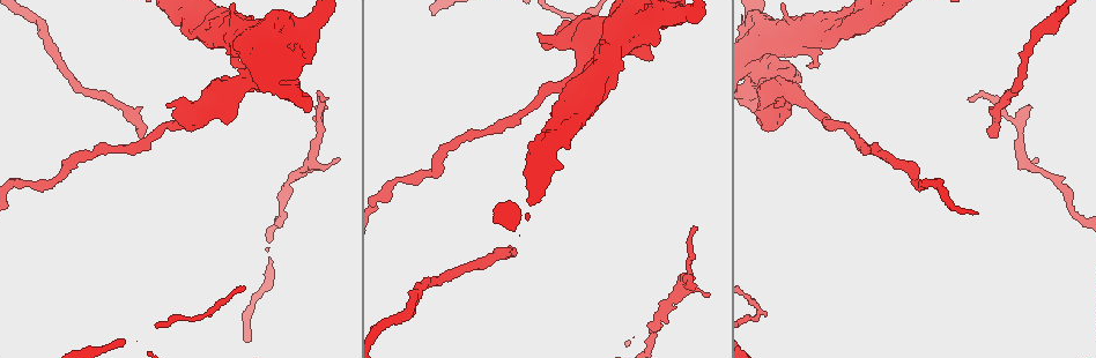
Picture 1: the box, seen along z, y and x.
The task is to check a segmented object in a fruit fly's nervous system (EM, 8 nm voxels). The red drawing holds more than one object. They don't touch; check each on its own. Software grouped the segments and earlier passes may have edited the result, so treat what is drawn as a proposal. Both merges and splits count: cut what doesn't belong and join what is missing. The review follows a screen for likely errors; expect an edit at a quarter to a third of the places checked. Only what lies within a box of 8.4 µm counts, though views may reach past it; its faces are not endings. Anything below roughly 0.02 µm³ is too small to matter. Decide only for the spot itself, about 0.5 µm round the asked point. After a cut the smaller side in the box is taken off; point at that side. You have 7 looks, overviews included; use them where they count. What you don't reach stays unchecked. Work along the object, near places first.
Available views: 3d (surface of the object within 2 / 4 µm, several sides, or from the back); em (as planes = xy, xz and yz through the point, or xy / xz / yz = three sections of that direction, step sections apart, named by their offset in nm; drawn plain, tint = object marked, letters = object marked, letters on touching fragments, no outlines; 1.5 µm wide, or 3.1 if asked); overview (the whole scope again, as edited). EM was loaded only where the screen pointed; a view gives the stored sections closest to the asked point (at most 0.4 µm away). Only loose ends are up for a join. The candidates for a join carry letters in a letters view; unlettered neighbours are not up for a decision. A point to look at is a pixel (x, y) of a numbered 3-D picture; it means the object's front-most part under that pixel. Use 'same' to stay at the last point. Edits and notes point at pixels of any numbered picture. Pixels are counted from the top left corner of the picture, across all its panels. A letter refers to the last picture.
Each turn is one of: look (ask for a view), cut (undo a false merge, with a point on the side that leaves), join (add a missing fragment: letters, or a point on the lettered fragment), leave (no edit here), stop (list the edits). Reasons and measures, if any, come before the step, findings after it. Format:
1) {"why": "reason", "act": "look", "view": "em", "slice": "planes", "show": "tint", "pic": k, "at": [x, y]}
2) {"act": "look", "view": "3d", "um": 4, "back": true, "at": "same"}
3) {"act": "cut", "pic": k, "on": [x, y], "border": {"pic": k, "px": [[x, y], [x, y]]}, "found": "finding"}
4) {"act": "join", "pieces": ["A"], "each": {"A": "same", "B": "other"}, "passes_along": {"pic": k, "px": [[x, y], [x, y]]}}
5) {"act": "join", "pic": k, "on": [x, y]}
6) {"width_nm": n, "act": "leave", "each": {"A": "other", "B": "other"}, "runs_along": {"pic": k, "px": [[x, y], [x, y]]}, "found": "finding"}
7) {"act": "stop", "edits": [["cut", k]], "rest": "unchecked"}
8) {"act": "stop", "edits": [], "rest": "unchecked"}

{"why": "branch stops here", "act": "look", "view": "3d", "um": 2, "pic": 1, "at": [1032, 108]}

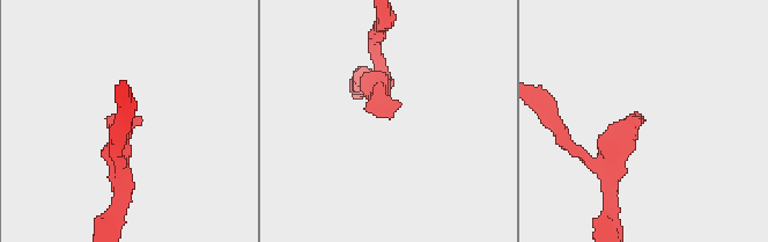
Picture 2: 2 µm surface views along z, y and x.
{"why": "shape alone is not enough", "act": "look", "view": "em", "slice": "planes", "show": "letters", "pic": 2, "at": [640, 120]}

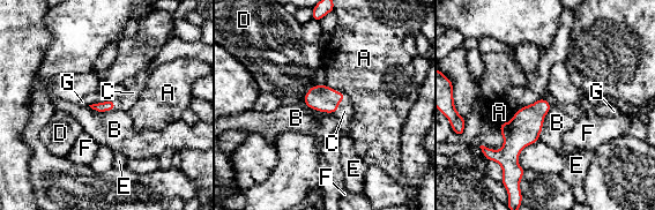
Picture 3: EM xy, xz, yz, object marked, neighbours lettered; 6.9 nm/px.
{"act": "join", "pieces": ["C"], "each": {"A": "other", "B": "other", "C": "same", "D": "other", "E": "other", "F": "other", "G": "other"}, "passes_along": {"pic": 3, "px": [[324, 98], [339, 104], [344, 111]]}, "found": "the cell continues"}

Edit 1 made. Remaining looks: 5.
{"why": "thin end", "act": "look", "view": "3d", "um": 2, "pic": 1, "at": [991, 138]}

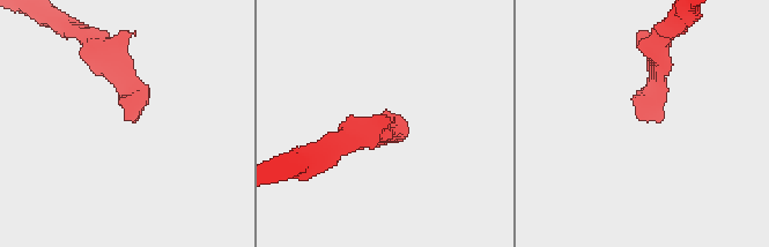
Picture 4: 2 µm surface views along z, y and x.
{"why": "shape alone is not enough", "act": "look", "view": "em", "slice": "planes", "show": "letters", "pic": 4, "at": [640, 117]}

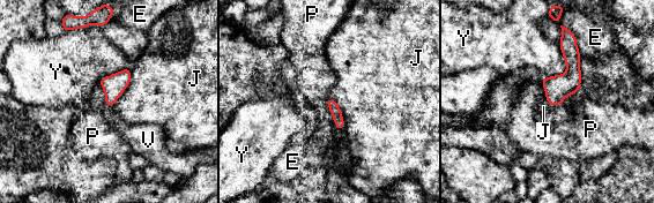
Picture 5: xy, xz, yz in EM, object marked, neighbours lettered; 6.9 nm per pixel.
{"act": "join", "pieces": ["V"], "each": {"E": "other", "J": "other", "P": "other", "V": "same", "Y": "other"}, "passes_along": {"pic": 5, "px": [[557, 88], [556, 105], [556, 113]]}, "found": "it goes on there"}

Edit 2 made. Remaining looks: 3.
{"act": "look", "view": "overview"}

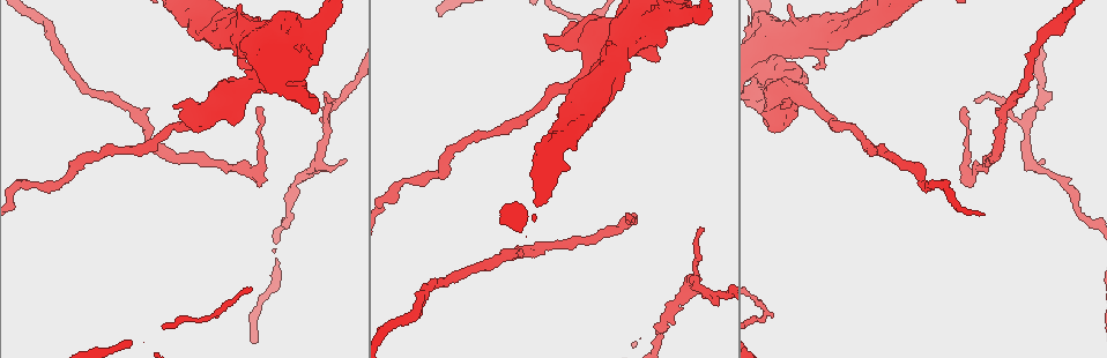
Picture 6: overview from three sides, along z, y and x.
{"why": "free end", "act": "look", "view": "em", "slice": "planes", "show": "letters", "pic": 6, "at": [200, 32]}

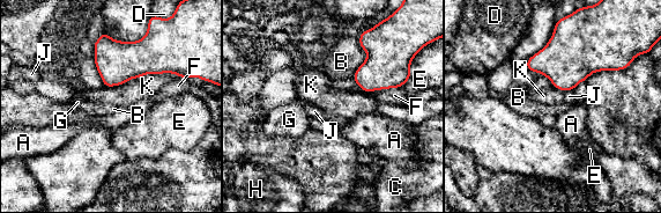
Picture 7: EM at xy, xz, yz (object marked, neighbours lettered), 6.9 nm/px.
{"act": "leave", "each": {"A": "other", "B": "other", "C": "other", "D": "other", "E": "other", "F": "other", "G": "other", "H": "other", "J": "other", "K": "other"}, "border": {"pic": 7, "px": [[180, 76], [146, 73], [104, 87]]}, "found": "none of them fits"}

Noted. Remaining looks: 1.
{"act": "stop", "edits": [["join", 3], ["join", 5]], "rest": "unchecked"}

